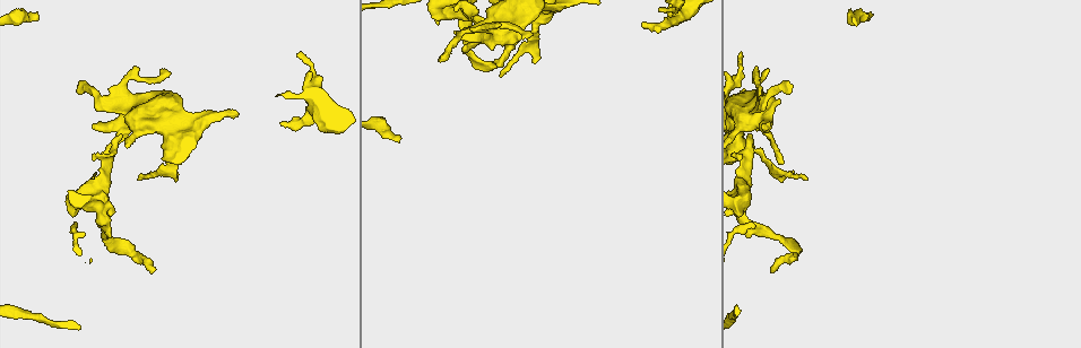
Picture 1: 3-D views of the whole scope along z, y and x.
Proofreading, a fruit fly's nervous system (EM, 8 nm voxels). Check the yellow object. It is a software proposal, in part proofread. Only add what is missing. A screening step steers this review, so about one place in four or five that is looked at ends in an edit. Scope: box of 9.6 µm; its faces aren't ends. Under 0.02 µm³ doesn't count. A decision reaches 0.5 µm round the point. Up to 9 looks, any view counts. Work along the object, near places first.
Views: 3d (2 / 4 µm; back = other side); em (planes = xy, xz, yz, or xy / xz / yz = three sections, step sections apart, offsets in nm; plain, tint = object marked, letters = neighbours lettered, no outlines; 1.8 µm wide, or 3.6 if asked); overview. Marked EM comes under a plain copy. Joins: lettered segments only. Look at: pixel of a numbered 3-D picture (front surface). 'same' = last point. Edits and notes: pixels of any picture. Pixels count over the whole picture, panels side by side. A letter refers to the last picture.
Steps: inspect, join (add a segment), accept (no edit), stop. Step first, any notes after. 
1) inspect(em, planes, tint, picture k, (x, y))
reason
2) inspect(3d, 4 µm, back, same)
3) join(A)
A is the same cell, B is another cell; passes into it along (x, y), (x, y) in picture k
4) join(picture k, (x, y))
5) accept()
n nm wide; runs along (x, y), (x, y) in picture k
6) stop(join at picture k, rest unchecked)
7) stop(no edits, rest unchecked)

inspect(em, planes, letters, picture 1, (281, 126))

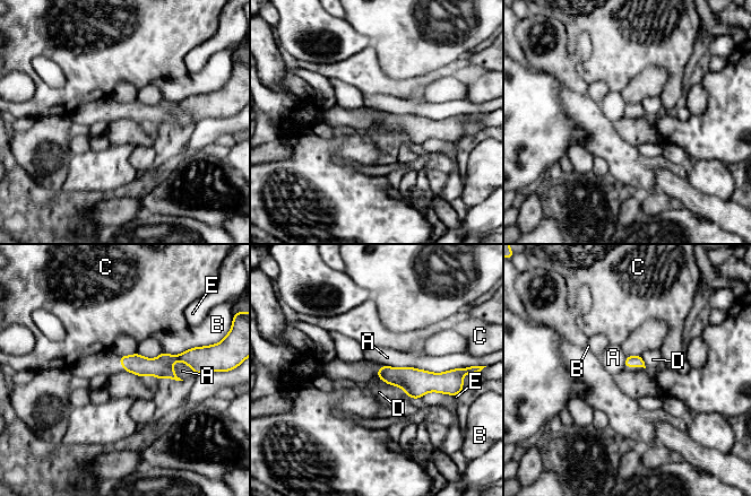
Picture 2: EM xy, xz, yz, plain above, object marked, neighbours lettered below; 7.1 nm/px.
accept()
A, B, C, D and E are other cells; border along (382, 365), (437, 373), (455, 370) in picture 2; no lettered segment goes on from it

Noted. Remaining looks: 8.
inspect(3d, 2 µm, back, picture 1, (121, 133))
free end

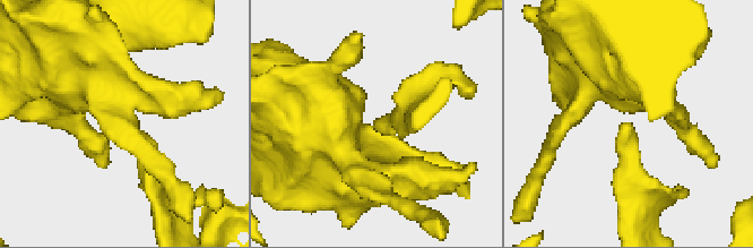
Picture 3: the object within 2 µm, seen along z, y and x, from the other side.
inspect(em, xy, step 16, tint, picture 3, (629, 122))
shape alone is not enough

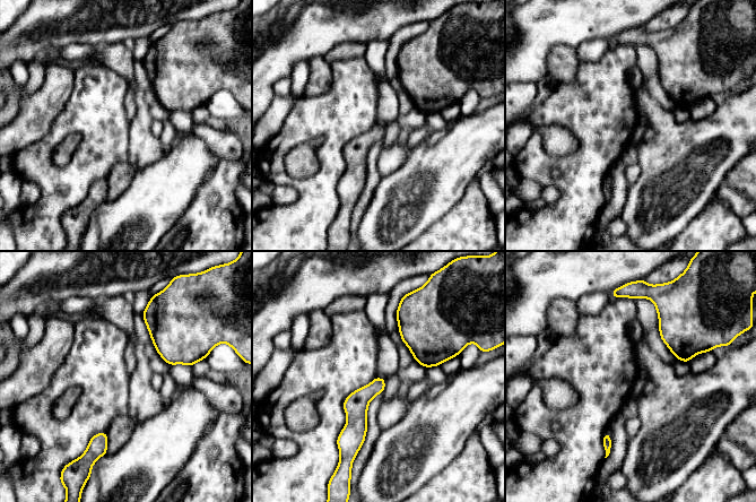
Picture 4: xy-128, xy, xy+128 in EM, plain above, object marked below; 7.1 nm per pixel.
inspect(em, planes, letters, same)

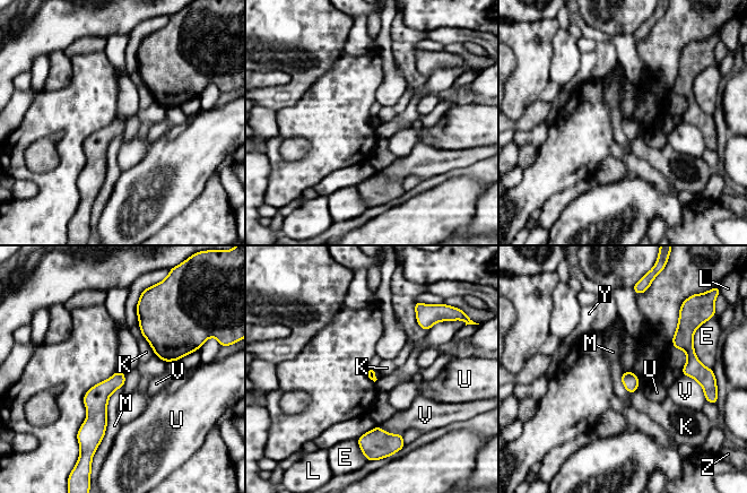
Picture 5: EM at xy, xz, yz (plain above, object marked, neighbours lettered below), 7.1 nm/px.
accept()
E, K, L, M, U, V, Y and Z are other cells; runs along (119, 374), (96, 399), (95, 435) in picture 5; no lettered segment goes on from it

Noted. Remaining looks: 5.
inspect(em, 3.6 µm, yz, step 4, letters, picture 1, (514, 45))
end of a long branch

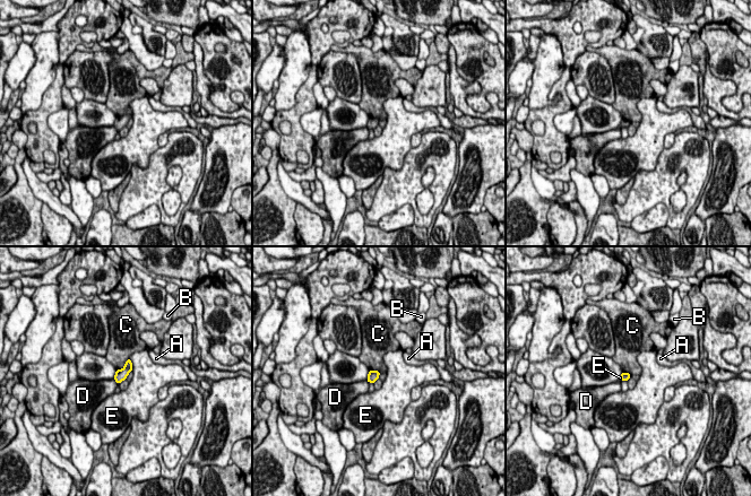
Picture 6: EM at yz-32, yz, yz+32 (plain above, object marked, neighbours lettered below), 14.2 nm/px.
accept()
130 nm wide; A, B, C, D and E are other cells; border along (129, 357), (124, 365), (117, 370) in picture 6; none of them fits

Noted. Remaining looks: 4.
inspect(3d, 2 µm, picture 1, (439, 59))
thin end

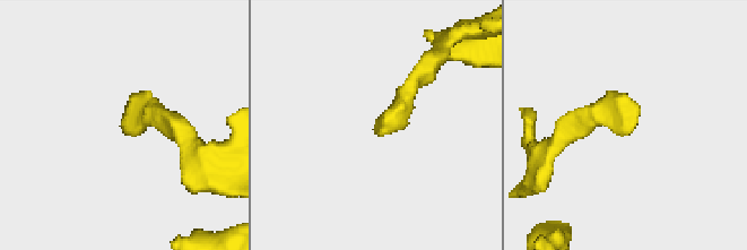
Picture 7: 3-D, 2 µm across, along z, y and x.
inspect(em, planes, letters, picture 7, (376, 133))

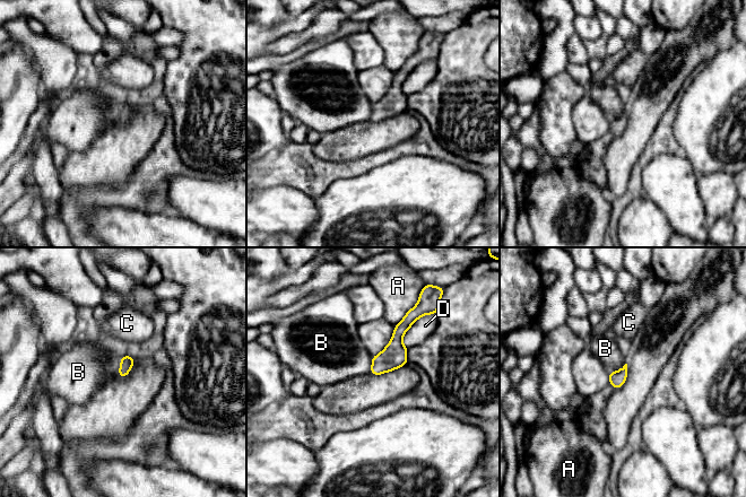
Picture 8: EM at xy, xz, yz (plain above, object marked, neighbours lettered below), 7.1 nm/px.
accept()
D touches over 280 nm; A, B, C and D are other cells; no lettered segment goes on from it

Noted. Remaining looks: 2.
stop(no edits, rest unchecked)

